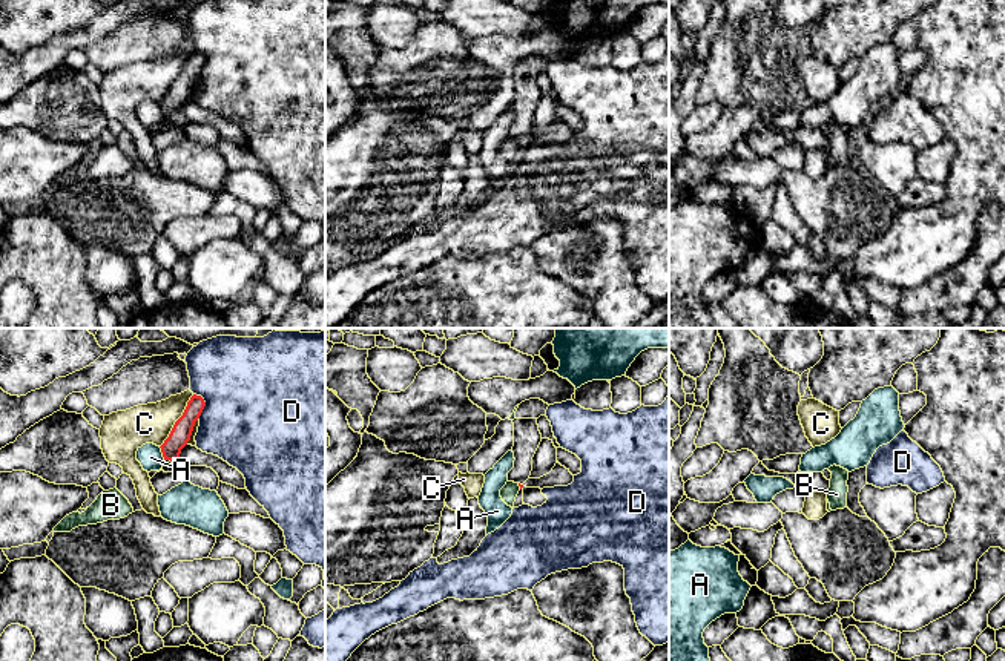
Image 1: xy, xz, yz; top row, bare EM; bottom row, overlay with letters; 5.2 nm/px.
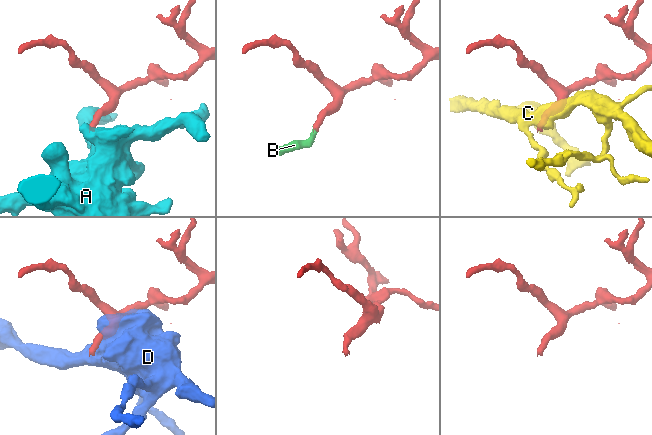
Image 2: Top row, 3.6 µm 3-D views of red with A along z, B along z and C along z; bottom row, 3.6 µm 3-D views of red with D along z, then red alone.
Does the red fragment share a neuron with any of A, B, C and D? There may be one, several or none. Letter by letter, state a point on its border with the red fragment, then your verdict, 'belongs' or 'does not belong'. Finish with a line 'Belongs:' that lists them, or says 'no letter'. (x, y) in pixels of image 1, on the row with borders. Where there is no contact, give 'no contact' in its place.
A: xy (161, 451) | does not belong
B: xy (169, 459) | belongs
C: xy (177, 420) | does not belong
D: xy (204, 404) | does not belong
Belongs: B

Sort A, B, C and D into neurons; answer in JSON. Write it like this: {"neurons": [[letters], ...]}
{"neurons": [["A"], ["B"], ["C"], ["D"]]}

